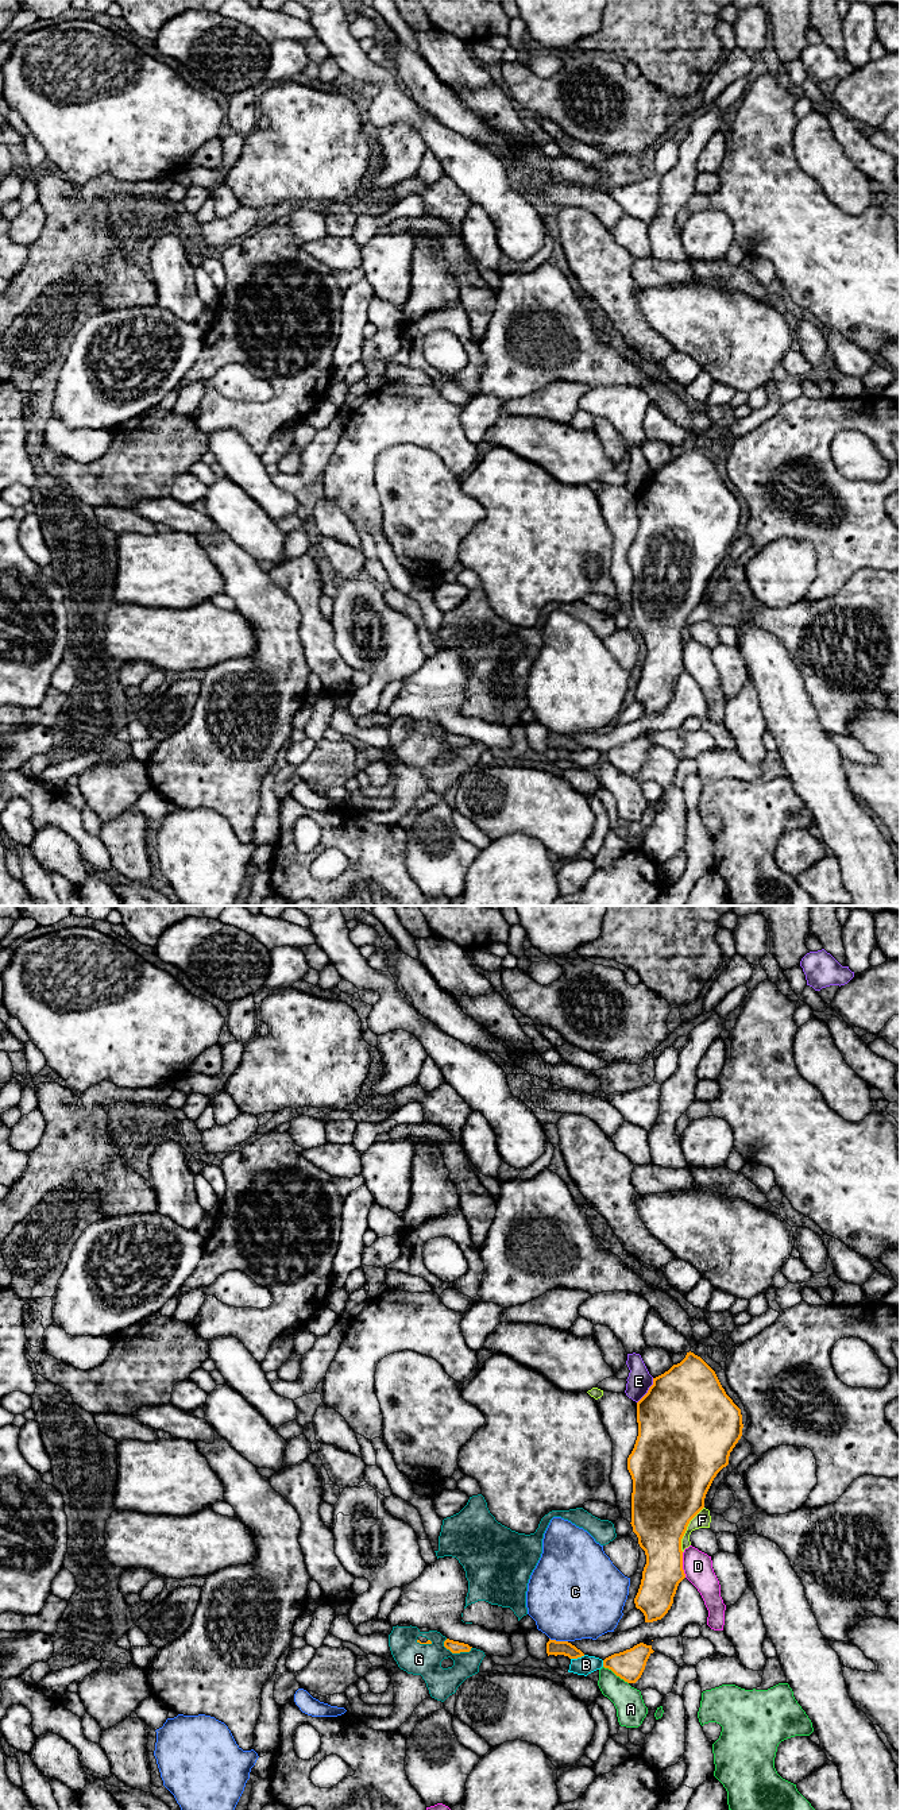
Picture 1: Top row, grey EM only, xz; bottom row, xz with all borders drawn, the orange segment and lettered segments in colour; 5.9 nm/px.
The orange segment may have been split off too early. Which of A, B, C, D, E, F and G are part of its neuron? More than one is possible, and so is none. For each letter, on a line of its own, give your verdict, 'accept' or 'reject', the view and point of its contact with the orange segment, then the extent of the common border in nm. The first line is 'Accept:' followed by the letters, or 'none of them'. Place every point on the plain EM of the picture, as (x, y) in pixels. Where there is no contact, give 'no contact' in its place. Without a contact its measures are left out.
Accept: none of them
A: reject; meets orange in xz at (615, 767); contact 190 nm long
B: reject; meets orange in xz at (578, 749); contact 90 nm long
C: reject; meets orange in xz at (559, 734); contact 110 nm long
D: reject; meets orange in xz at (682, 657); contact 150 nm long
E: reject; meets orange in xz at (648, 483); contact 180 nm long
F: reject; meets orange in xz at (686, 622); contact 300 nm long
G: reject; meets orange in xz at (456, 745); contact 180 nm long

